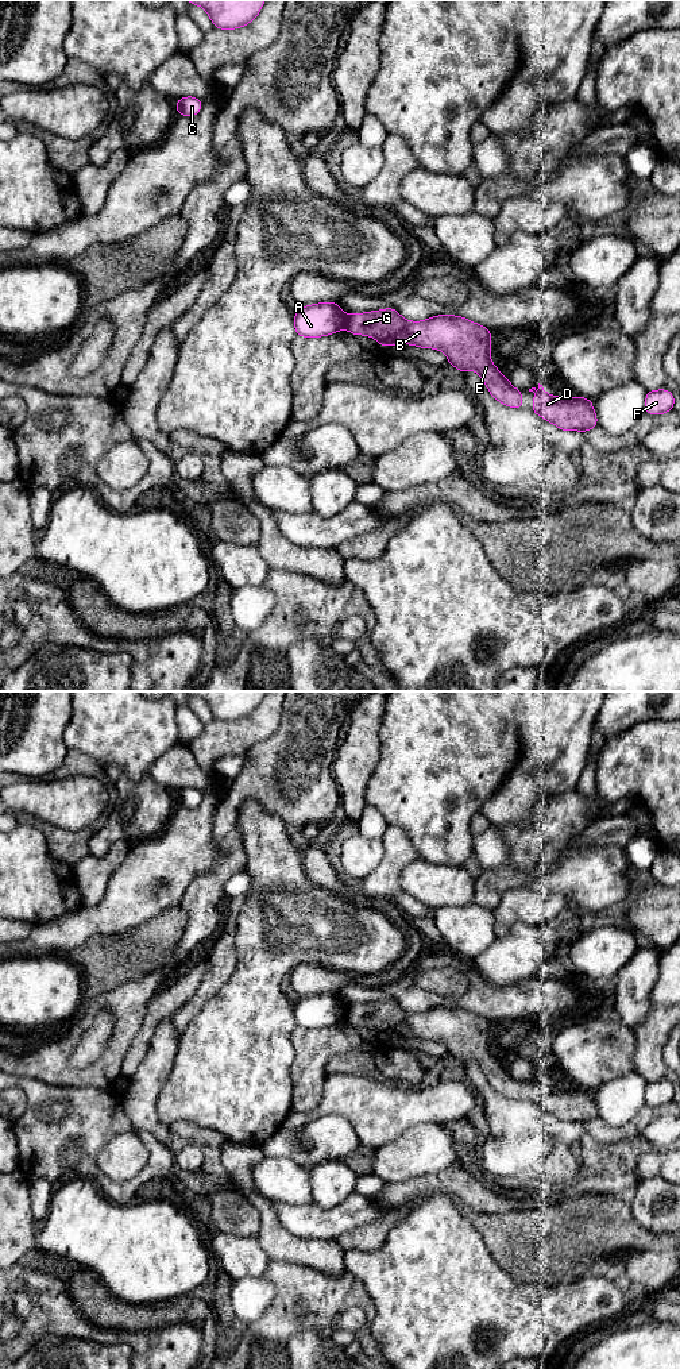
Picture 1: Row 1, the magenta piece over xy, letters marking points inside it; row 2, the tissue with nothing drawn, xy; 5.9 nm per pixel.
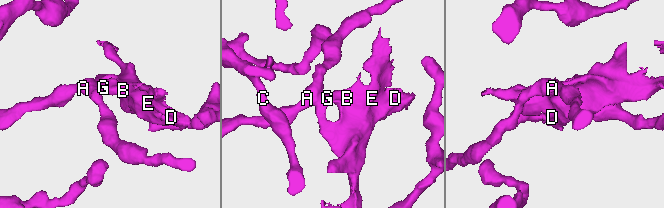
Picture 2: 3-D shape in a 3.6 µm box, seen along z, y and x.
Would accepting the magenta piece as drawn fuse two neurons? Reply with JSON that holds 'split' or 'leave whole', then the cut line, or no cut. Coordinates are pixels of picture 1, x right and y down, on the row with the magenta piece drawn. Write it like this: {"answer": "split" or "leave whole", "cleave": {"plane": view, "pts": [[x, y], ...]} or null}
{"answer": "split", "cleave": {"plane": "xy", "pts": [[347, 315], [344, 328]]}}

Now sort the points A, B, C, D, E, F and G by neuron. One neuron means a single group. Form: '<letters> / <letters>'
A C F / B D E G

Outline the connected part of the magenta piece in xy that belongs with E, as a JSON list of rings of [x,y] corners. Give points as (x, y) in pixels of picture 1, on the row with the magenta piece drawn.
[[[386,308],[347,315],[345,329],[352,335],[371,336],[383,347],[412,344],[443,351],[448,363],[463,374],[476,371],[501,404],[522,409],[522,392],[513,387],[491,362],[491,331],[480,324],[453,315],[409,321],[397,309]]]

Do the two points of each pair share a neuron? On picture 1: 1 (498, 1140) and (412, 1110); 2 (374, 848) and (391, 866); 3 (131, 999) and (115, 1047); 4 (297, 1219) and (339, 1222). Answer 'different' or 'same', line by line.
1: same
2: different
3: same
4: same

